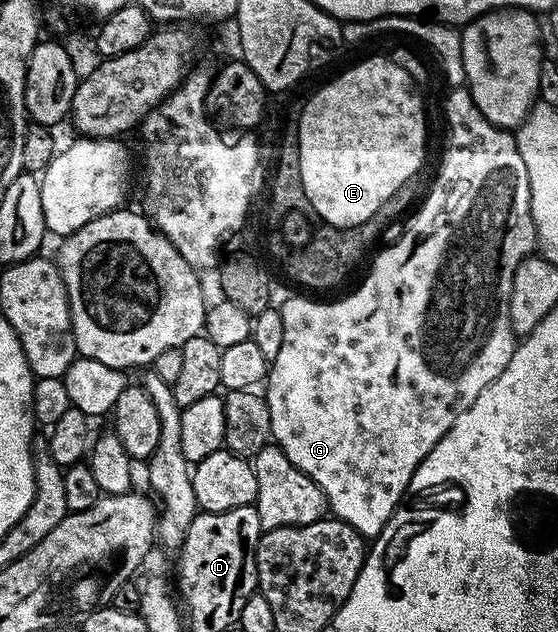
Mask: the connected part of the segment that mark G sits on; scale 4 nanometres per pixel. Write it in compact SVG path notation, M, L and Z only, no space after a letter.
M458 86L446 100L446 120L450 123L450 145L442 156L442 165L438 168L438 177L422 205L417 205L418 213L406 224L402 237L395 244L390 244L378 257L373 257L374 265L370 273L362 280L362 285L355 292L347 294L343 300L334 300L331 304L321 304L318 300L309 300L306 296L294 296L280 304L284 318L286 337L280 346L280 354L268 368L264 381L264 395L268 410L272 414L273 443L281 448L282 453L295 464L301 472L308 474L326 499L327 509L337 519L352 526L362 537L373 538L381 534L386 523L390 521L396 509L403 503L402 495L407 495L412 474L420 462L452 430L456 418L464 414L504 374L504 366L512 358L516 347L516 337L512 330L512 318L508 306L512 298L512 282L520 262L535 251L538 244L538 231L530 209L530 183L524 158L520 158L517 139L507 129L498 128L488 120L476 106L470 89Z

